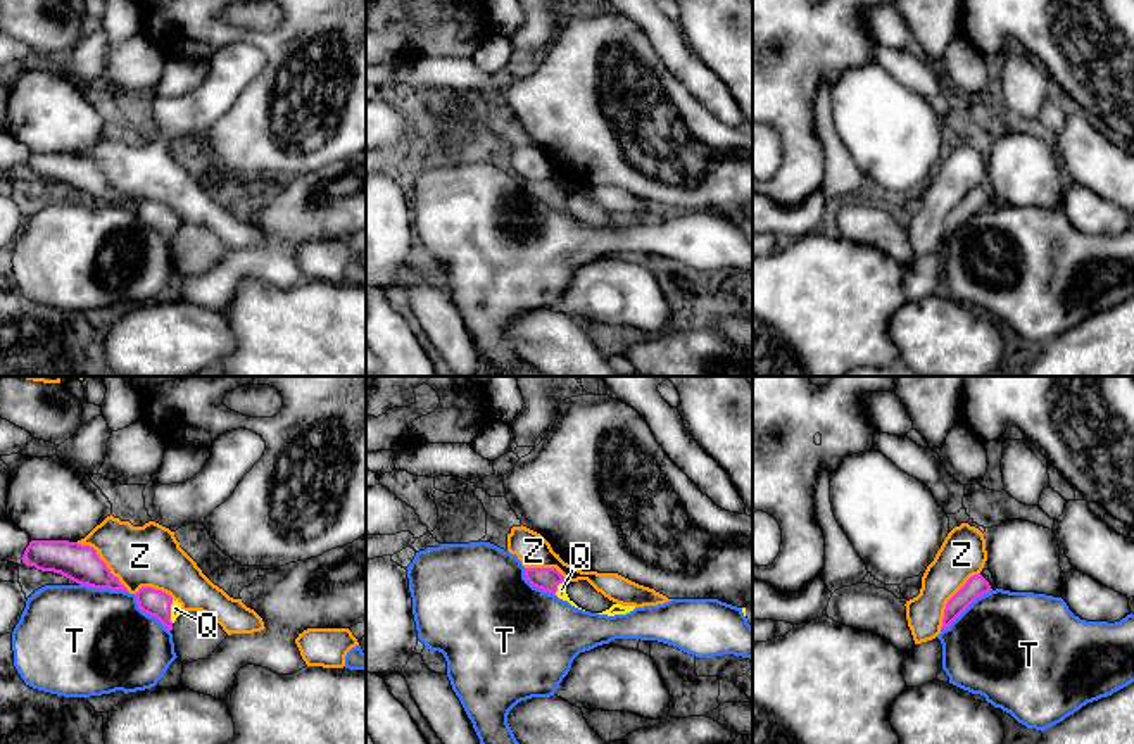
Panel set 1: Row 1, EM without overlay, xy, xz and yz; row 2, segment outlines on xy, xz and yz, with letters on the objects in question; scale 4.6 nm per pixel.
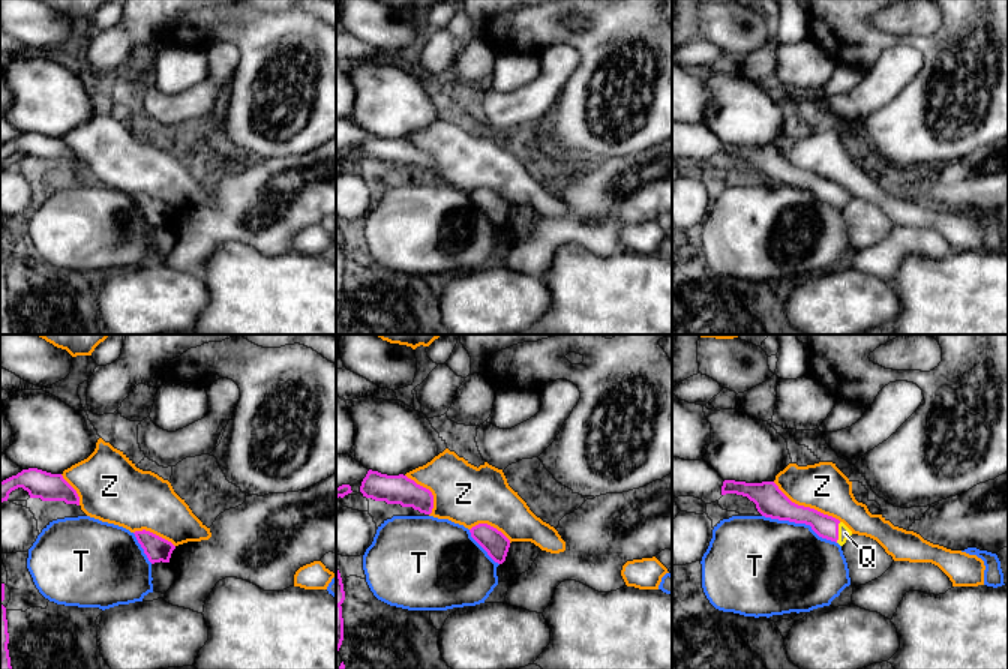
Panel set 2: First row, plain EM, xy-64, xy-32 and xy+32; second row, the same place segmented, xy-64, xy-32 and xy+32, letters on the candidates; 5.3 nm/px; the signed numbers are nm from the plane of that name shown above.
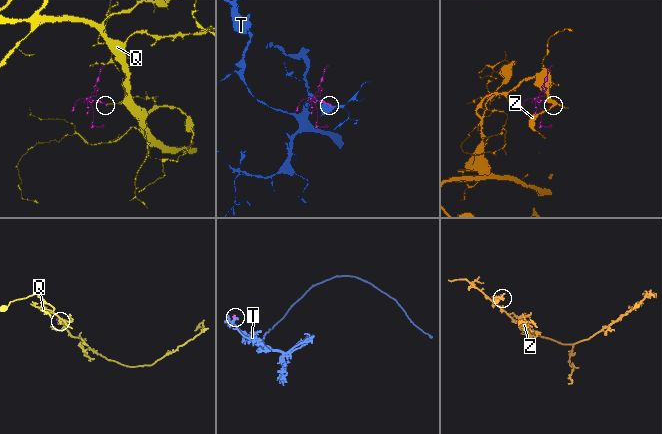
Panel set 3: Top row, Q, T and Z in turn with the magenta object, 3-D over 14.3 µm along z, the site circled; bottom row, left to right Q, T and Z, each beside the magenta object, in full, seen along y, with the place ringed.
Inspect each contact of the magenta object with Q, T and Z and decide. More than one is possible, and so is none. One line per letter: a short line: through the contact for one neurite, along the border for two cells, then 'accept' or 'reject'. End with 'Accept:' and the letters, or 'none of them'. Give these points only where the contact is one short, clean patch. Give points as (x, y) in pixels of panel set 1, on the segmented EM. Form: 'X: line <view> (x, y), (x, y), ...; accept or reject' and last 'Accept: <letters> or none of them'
Q: line xy (156, 603), (170, 611), (175, 608); accept
T: line yz (991, 589), (977, 596), (941, 630); reject
Z: reject
Accept: Q

